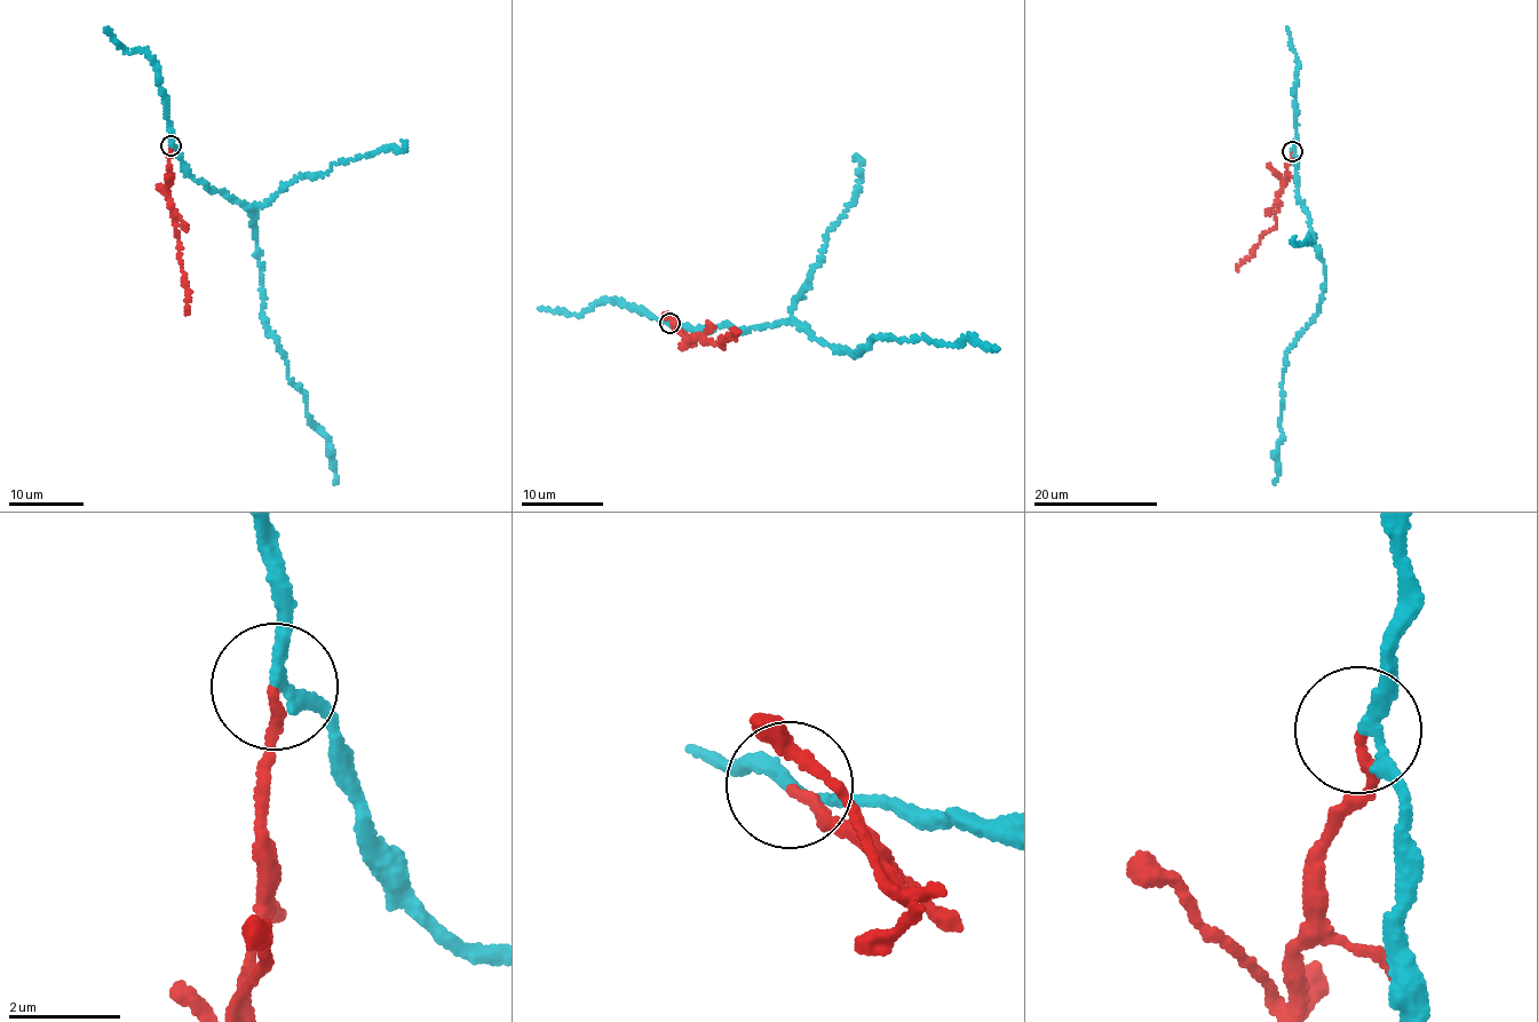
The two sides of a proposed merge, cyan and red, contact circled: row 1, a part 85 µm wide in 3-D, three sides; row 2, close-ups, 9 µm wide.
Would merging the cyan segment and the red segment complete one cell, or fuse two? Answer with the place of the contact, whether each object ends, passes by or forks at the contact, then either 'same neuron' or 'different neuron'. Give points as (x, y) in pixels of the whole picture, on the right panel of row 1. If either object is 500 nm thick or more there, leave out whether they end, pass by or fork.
at (1292, 151); cyan passes by; red ends there; different neuron

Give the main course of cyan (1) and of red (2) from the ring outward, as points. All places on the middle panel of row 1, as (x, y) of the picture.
1: (670, 323), (706, 333), (795, 323), (855, 356), (887, 338), (922, 335), (953, 347), (972, 337), (997, 349)
2: (670, 323), (689, 340), (697, 337), (720, 346), (736, 331)

